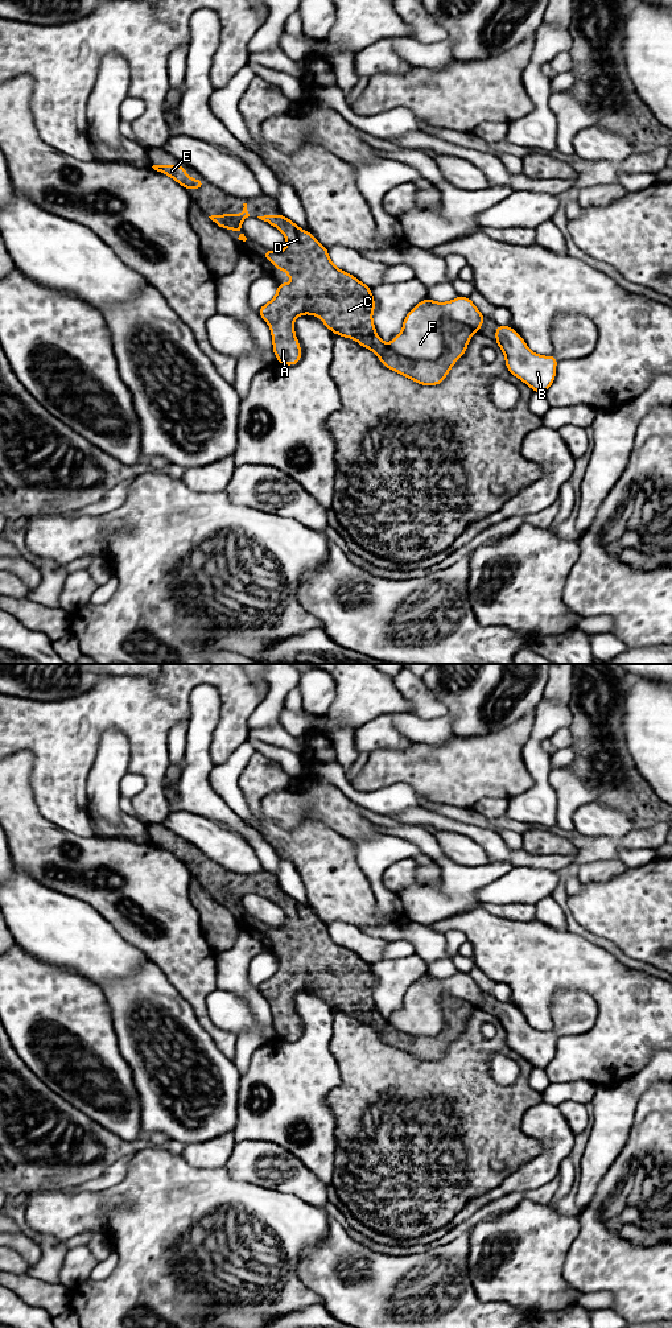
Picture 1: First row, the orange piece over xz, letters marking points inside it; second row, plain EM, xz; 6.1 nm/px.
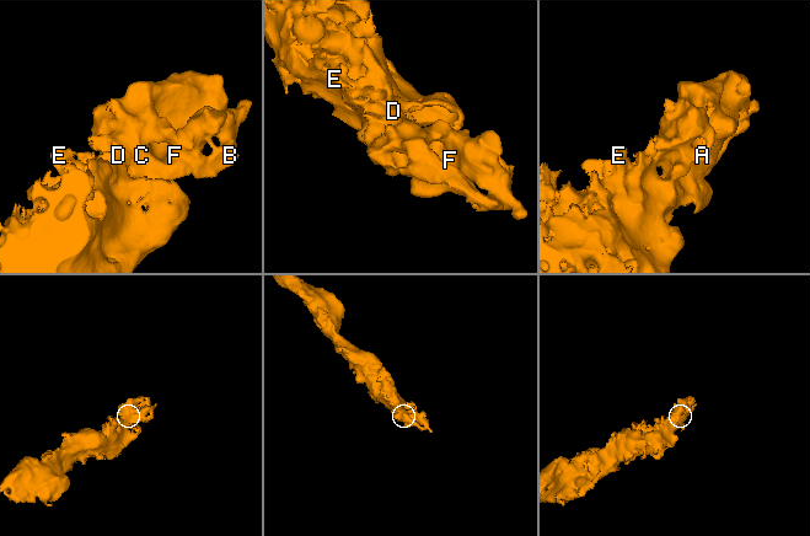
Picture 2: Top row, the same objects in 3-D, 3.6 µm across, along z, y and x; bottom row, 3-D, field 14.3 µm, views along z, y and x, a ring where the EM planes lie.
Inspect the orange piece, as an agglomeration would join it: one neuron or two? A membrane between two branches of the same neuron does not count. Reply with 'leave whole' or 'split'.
split

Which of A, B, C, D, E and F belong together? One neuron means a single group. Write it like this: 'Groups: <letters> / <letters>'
Groups: A C D E / B F

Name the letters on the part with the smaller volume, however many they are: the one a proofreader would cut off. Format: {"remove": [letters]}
{"remove": ["B", "F"]}

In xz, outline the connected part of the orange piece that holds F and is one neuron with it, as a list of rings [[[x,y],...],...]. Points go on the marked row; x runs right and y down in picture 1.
[[[457,297],[448,302],[436,302],[429,298],[419,302],[405,317],[401,333],[388,347],[404,358],[421,362],[433,362],[442,355],[445,322],[479,330],[485,315],[469,297]]]

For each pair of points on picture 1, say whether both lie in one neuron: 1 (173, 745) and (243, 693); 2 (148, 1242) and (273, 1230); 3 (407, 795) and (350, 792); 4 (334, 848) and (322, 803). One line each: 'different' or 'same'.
1: different
2: same
3: same
4: different

